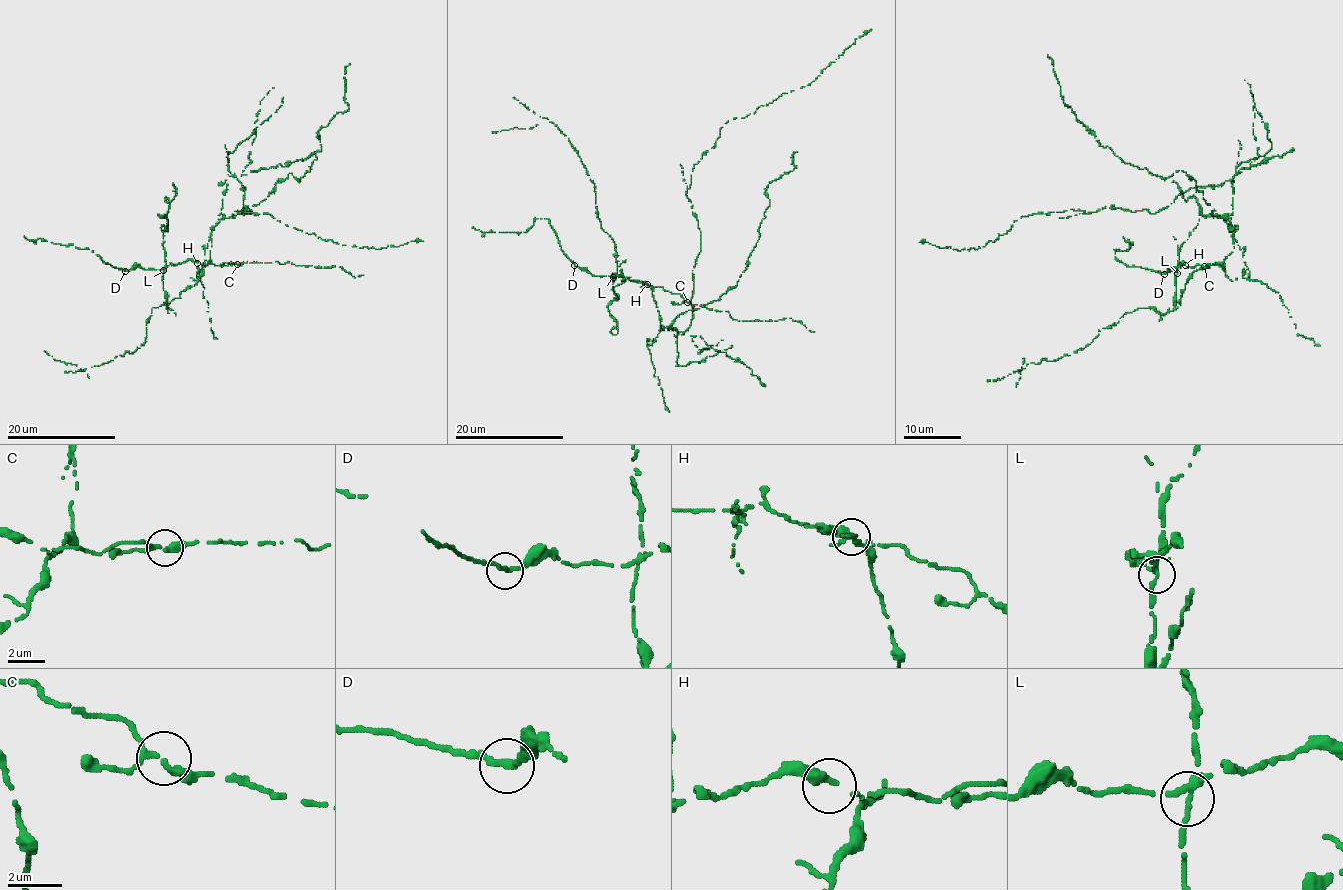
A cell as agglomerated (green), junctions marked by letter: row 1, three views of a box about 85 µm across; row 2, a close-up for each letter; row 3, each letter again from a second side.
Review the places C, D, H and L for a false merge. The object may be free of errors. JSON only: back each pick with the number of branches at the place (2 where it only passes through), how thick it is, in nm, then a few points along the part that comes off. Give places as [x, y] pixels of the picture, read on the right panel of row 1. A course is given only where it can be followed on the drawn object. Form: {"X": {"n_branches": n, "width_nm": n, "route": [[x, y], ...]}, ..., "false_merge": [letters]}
{"L": {"n_branches": 3, "width_nm": 200, "route": [[1177, 274], [1176, 308], [1189, 276], [1234, 248], [1235, 173], [1151, 213], [1034, 213], [977, 249], [919, 242]]}, "false_merge": ["L"]}

